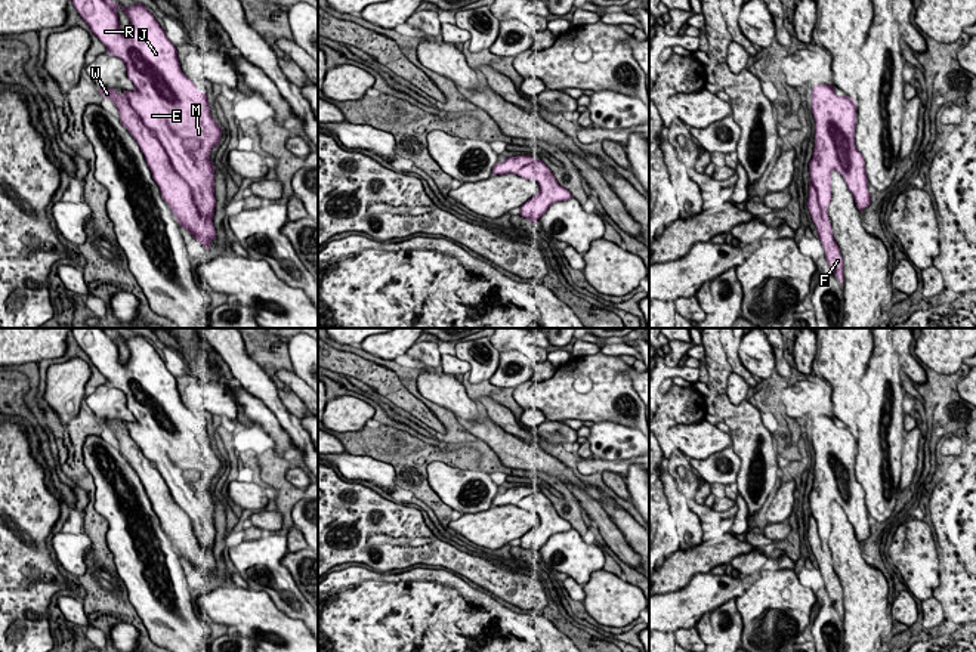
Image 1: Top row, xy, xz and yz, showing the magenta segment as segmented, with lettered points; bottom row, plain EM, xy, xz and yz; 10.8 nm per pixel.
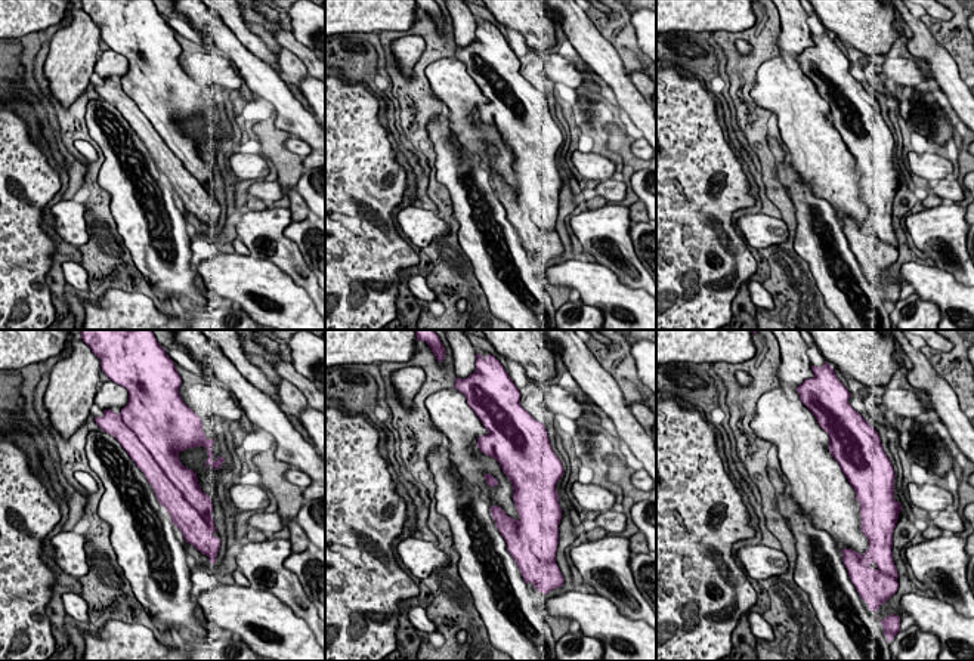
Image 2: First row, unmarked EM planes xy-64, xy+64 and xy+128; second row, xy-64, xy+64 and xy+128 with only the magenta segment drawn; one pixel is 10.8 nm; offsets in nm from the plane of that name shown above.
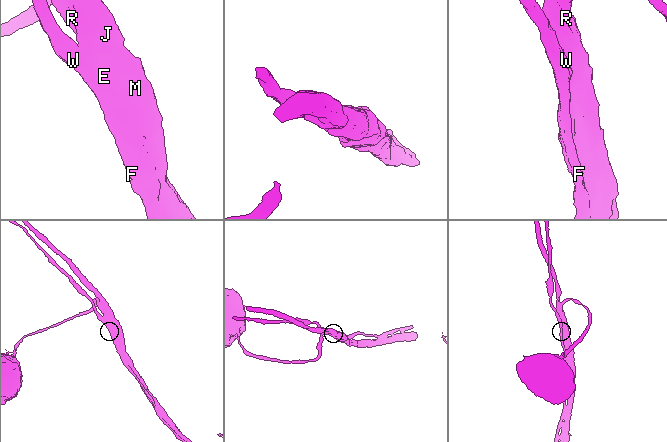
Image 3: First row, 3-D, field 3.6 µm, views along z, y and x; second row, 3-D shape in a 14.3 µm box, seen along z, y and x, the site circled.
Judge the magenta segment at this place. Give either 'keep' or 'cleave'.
cleave

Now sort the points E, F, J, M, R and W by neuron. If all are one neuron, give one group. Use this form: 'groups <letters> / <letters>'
groups E J M R / F W

